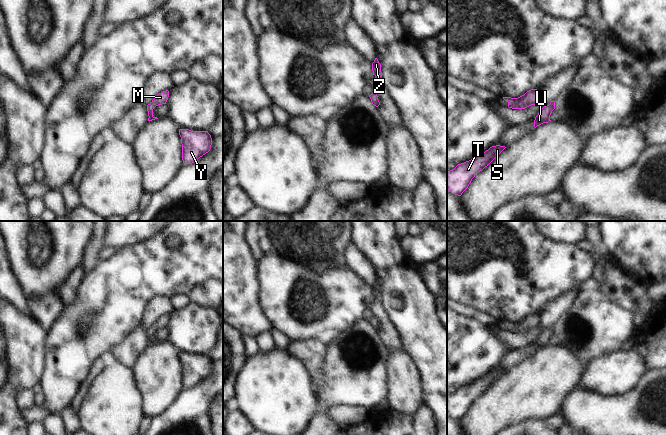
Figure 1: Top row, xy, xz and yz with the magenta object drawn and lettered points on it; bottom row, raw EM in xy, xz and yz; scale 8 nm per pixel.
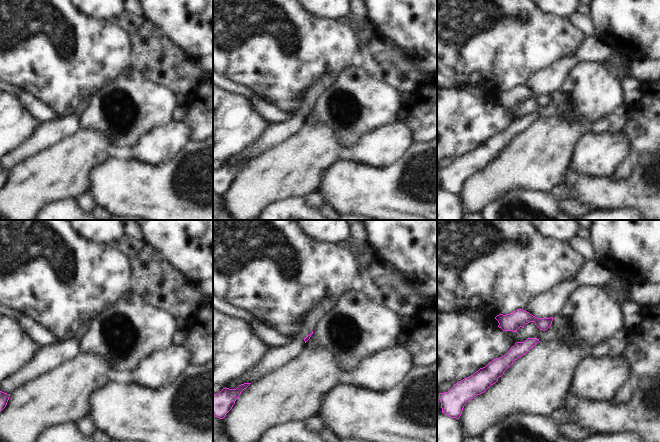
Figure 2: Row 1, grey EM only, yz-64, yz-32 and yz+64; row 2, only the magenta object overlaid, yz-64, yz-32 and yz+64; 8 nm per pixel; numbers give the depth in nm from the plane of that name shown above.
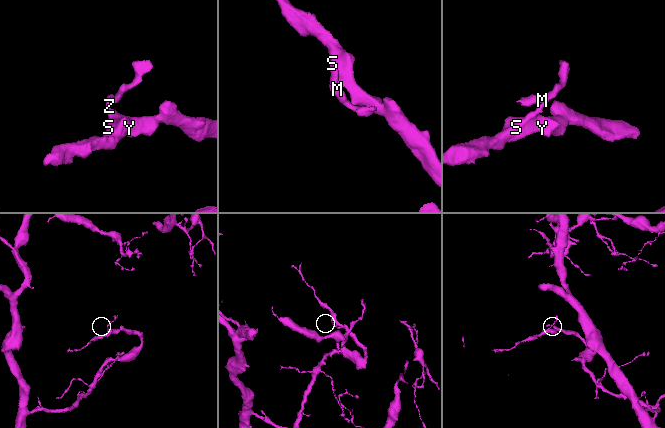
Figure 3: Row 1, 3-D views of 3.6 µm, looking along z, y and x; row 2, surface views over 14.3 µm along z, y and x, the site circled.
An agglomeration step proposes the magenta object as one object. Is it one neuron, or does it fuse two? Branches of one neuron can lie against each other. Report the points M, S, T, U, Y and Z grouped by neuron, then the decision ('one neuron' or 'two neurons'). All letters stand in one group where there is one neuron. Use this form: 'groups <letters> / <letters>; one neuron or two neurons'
groups M S T U Y Z; one neuron

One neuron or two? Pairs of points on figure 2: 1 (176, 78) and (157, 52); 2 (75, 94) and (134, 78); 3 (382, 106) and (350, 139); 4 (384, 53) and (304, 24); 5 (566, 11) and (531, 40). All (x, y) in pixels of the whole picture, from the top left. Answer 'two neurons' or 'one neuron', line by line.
1: one neuron
2: two neurons
3: one neuron
4: two neurons
5: two neurons

